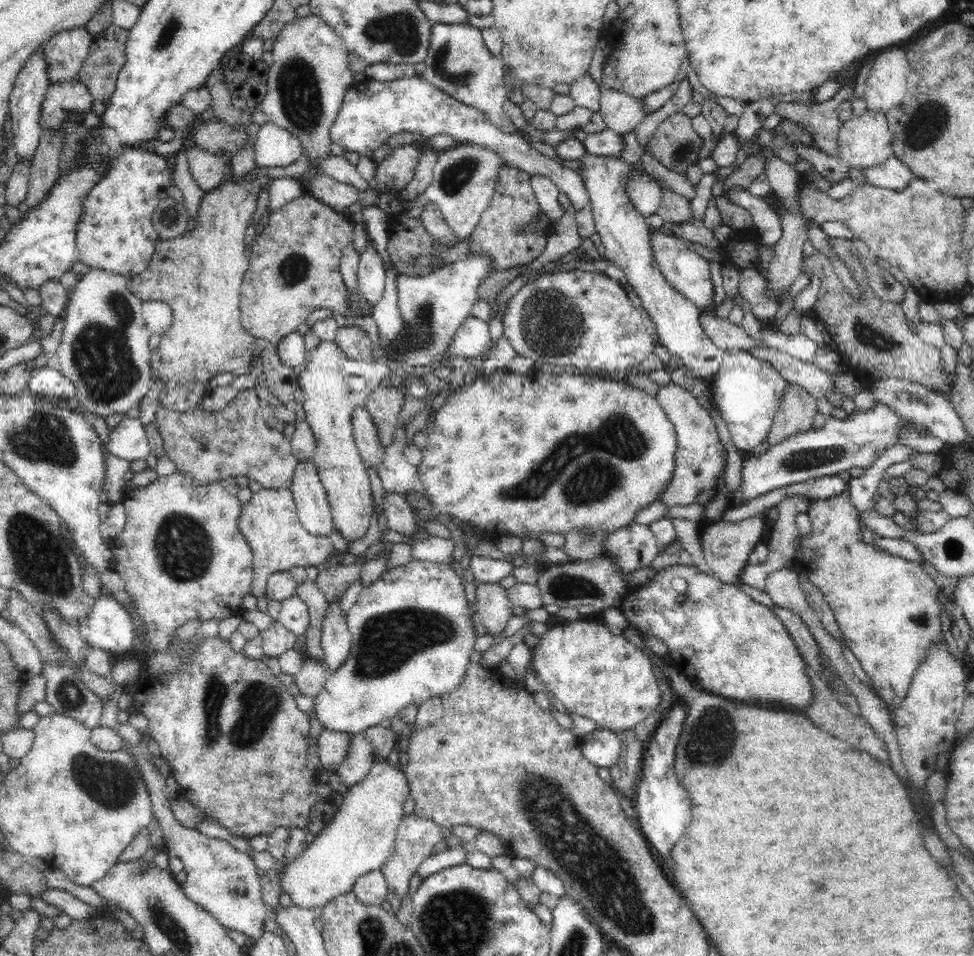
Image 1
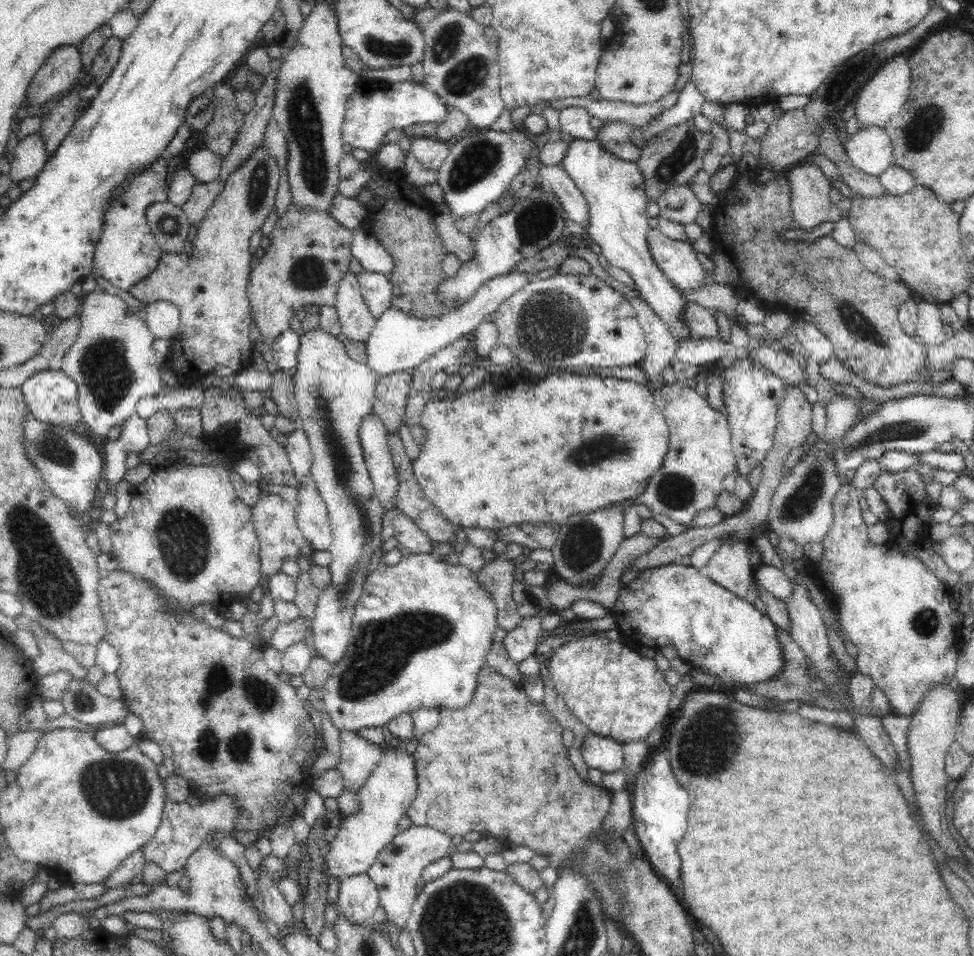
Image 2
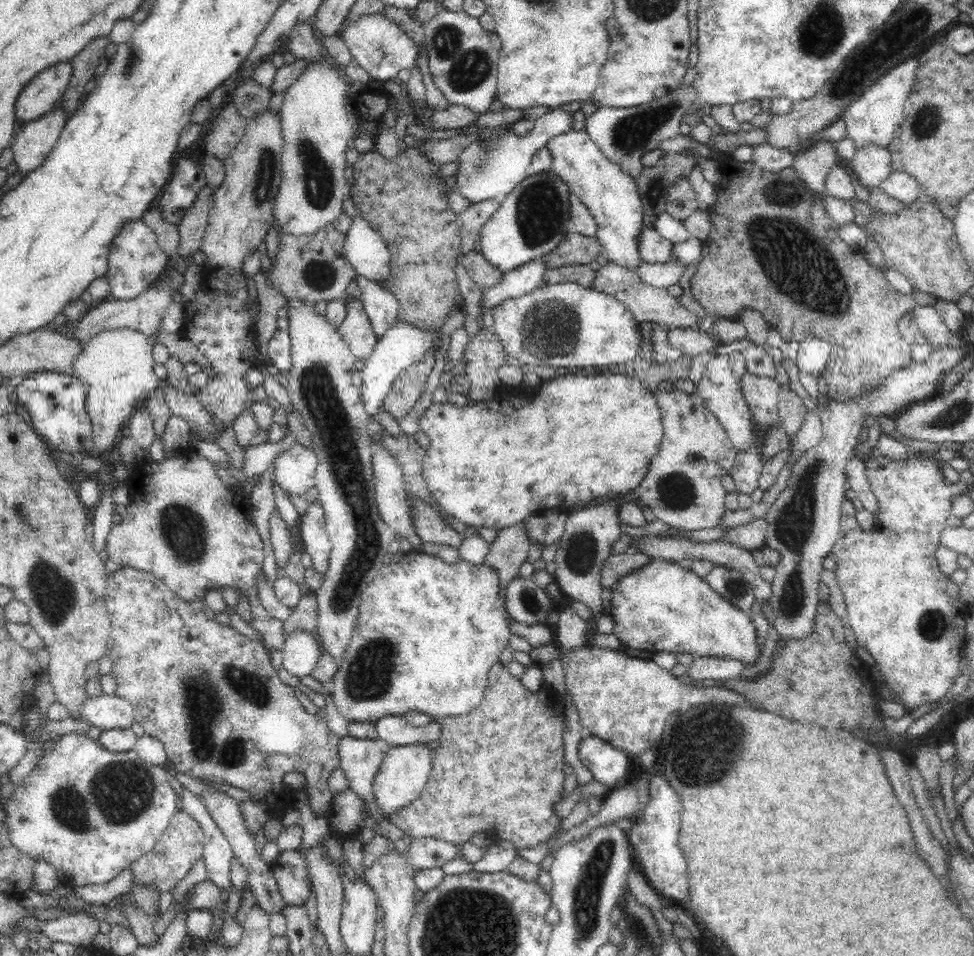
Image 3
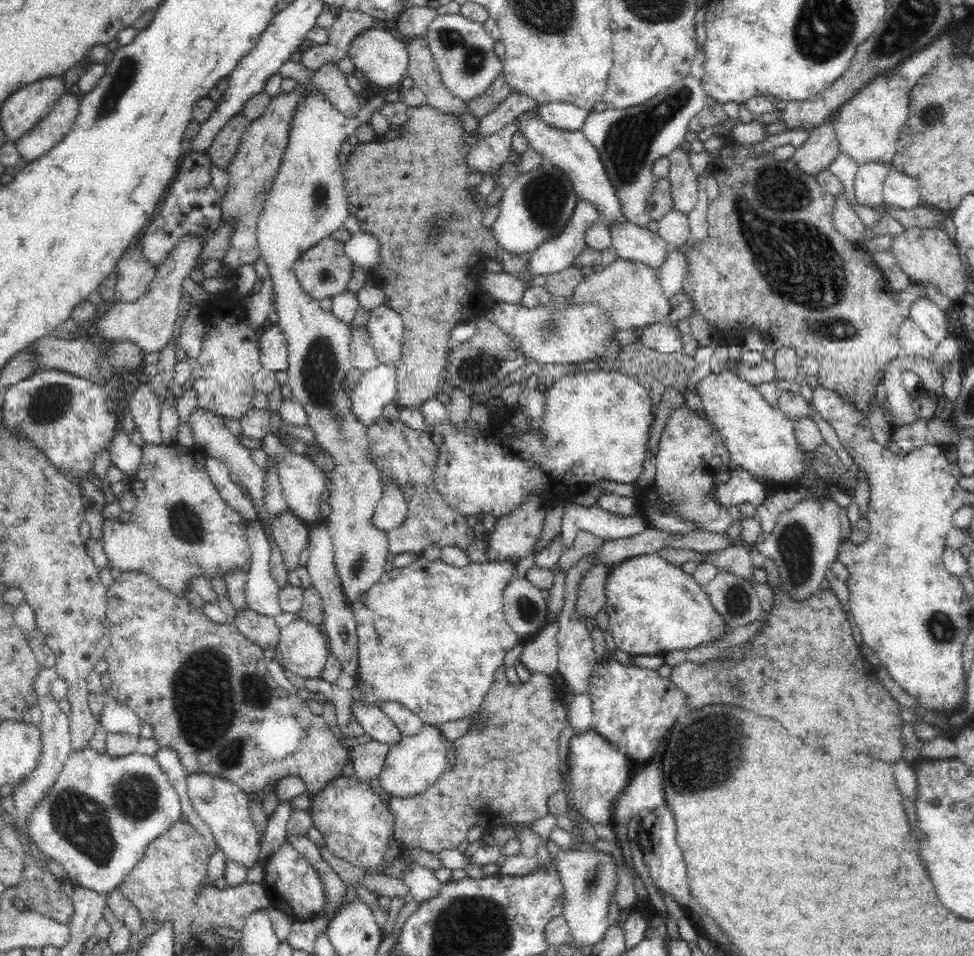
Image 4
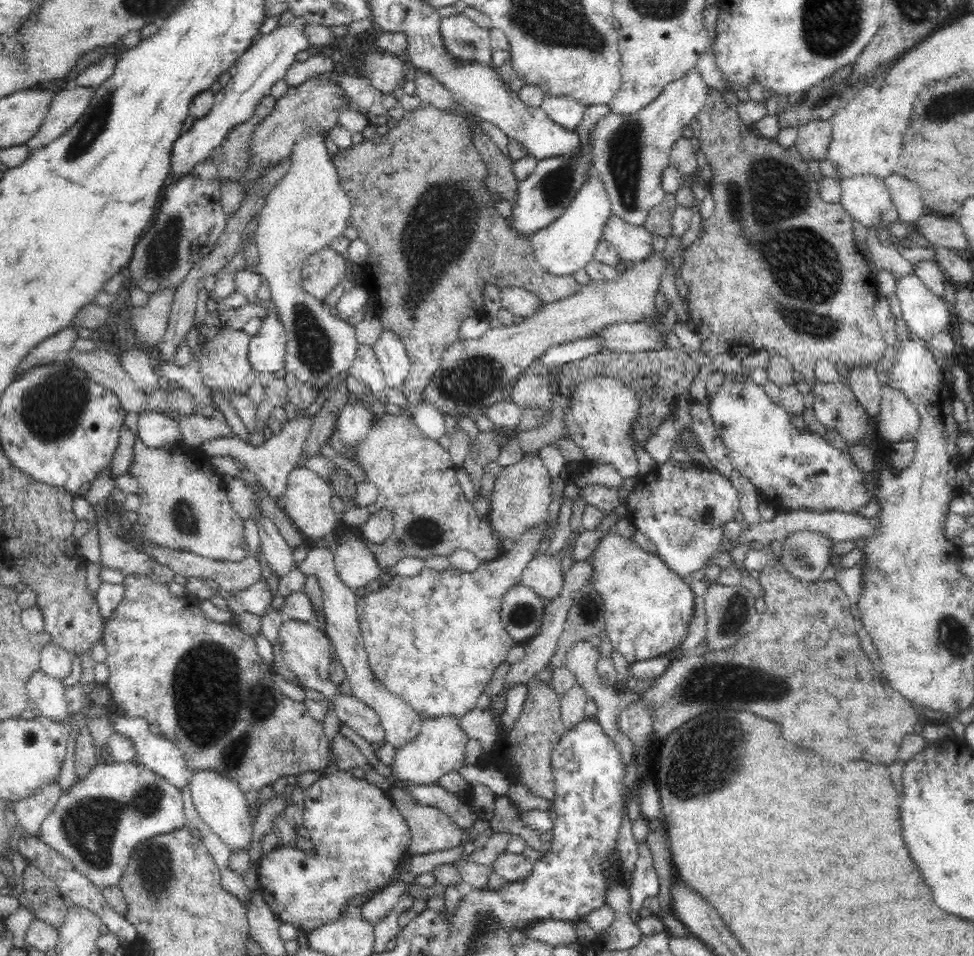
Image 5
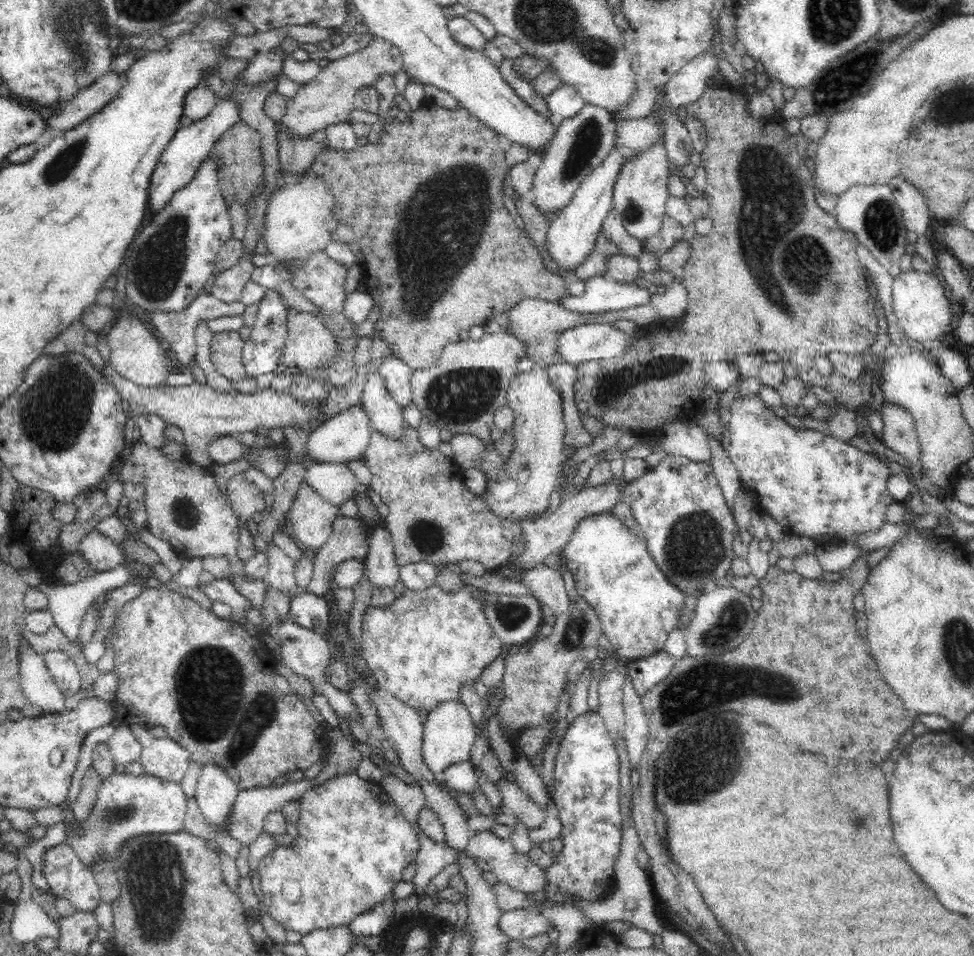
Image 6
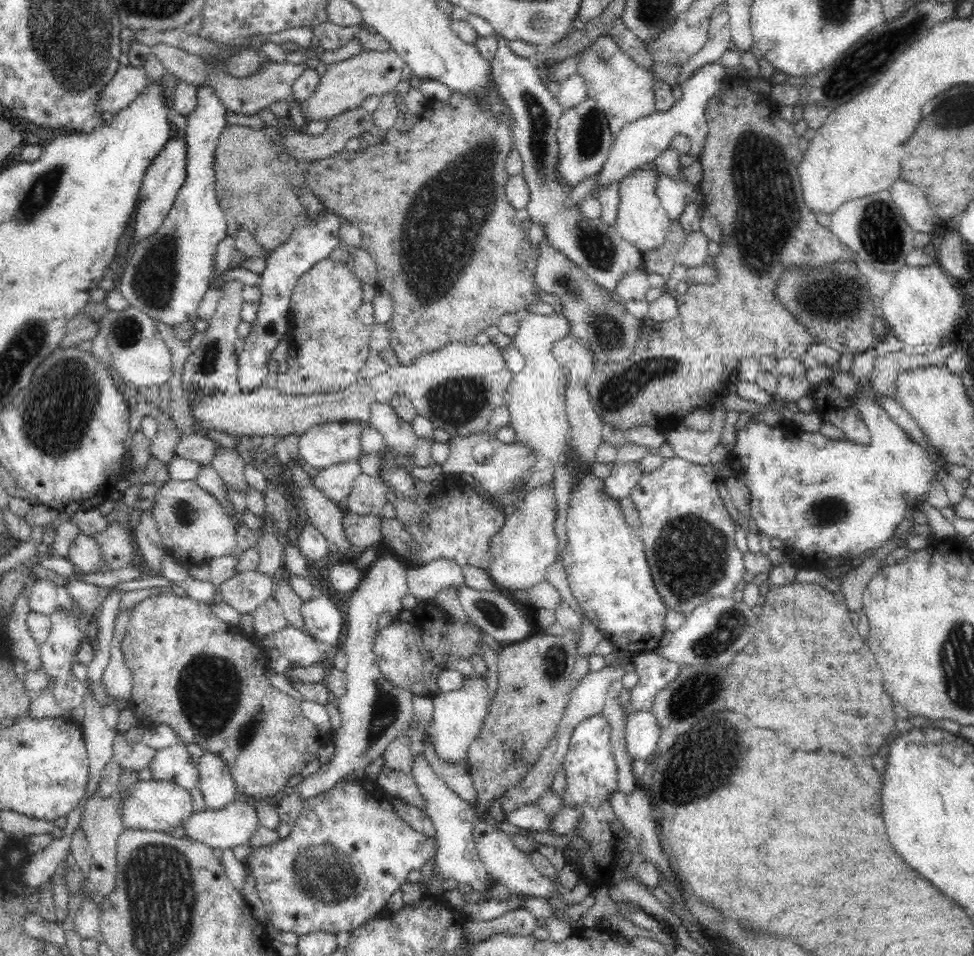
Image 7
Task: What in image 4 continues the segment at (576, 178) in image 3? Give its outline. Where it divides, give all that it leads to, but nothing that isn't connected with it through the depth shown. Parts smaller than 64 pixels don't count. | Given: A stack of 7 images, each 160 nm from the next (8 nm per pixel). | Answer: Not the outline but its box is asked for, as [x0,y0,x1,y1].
[514,113,624,225]

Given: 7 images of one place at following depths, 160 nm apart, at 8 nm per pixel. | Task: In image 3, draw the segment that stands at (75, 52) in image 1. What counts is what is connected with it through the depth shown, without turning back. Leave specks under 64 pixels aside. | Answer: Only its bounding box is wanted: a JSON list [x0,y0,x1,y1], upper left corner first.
[14,61,72,129]

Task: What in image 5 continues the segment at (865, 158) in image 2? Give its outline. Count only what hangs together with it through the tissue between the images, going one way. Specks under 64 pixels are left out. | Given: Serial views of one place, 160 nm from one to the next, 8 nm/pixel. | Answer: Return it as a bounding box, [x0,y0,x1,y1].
[840,175,900,245]

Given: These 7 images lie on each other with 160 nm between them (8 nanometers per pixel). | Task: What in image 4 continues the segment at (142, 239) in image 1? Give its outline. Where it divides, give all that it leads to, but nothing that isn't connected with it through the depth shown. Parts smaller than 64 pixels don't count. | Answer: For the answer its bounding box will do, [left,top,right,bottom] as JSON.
[114,240,156,303]

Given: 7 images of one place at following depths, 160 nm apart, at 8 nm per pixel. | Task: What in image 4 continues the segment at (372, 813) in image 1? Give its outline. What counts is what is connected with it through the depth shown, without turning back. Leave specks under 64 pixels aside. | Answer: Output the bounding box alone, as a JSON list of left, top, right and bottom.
[379,725,452,796]

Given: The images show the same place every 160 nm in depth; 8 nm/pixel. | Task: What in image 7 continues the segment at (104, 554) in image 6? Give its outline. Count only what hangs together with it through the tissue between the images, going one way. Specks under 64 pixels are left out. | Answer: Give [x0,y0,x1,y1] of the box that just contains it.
[67,532,102,574]

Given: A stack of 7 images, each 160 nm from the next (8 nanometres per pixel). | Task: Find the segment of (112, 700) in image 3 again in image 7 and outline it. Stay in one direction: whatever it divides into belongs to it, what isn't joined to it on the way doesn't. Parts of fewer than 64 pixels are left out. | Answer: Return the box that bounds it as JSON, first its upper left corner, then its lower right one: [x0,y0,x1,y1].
[150,745,199,792]

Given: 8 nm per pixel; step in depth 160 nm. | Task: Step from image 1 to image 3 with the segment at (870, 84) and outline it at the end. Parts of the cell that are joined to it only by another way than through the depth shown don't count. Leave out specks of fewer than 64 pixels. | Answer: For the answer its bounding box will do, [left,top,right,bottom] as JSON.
[840,60,918,148]

